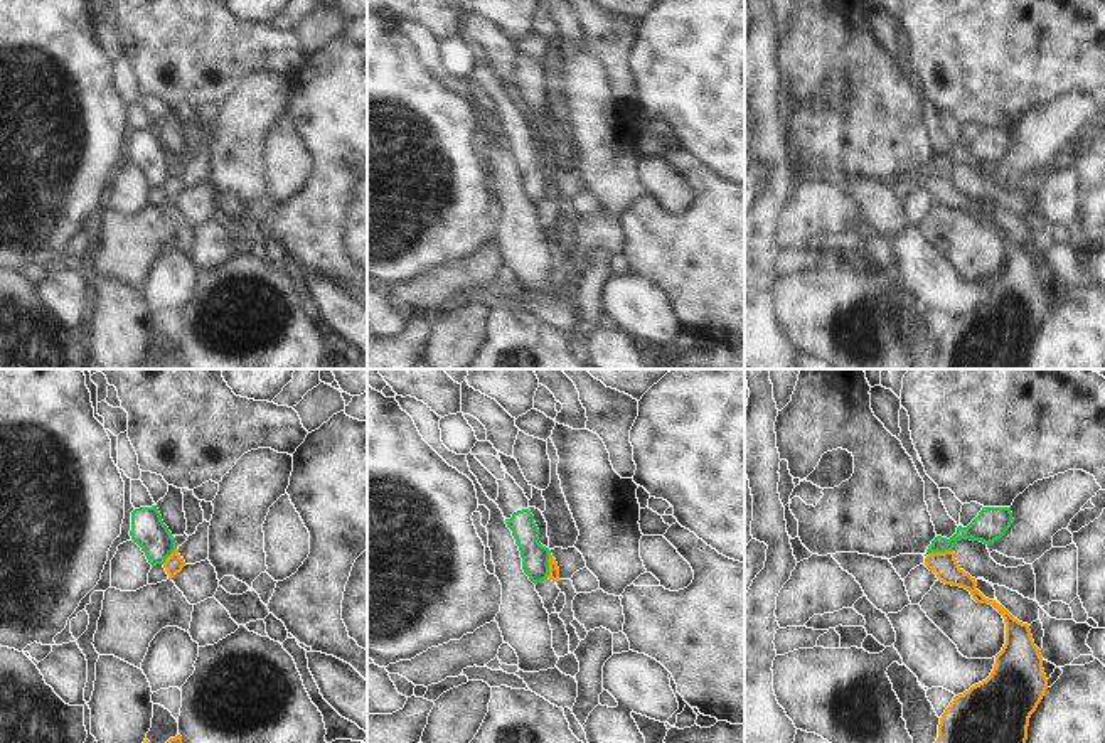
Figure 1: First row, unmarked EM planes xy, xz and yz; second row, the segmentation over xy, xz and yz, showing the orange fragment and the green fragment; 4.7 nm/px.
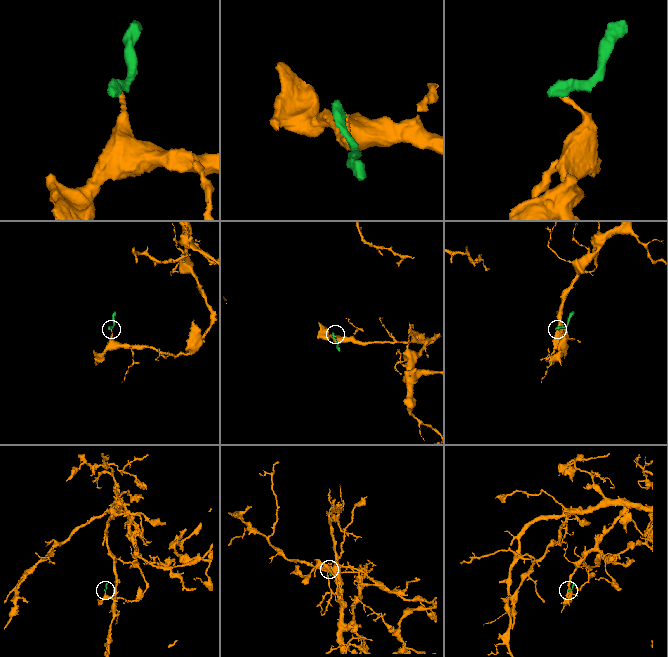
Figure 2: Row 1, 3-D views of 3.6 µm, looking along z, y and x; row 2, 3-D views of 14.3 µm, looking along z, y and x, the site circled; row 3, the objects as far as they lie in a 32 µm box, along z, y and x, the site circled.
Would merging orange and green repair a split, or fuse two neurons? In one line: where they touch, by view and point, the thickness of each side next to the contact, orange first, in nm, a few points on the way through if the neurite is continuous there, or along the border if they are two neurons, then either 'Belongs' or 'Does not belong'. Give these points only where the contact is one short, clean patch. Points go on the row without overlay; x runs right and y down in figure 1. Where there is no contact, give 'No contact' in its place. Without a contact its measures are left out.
Touches orange at yz (940, 176). Thickness 120 nm (orange) against 140 nm. Boundary: yz (952, 172), (928, 177). Does not belong

